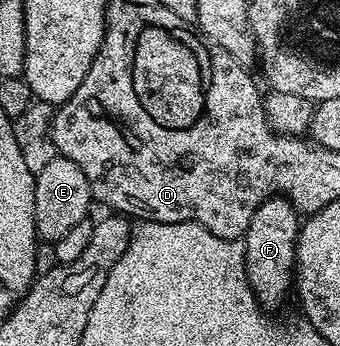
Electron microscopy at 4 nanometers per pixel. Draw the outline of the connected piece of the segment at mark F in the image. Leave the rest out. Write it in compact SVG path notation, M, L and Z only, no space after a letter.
M277 196L267 198L258 208L258 212L254 212L254 220L250 220L248 231L243 236L244 263L248 279L252 285L252 291L256 293L257 300L265 308L271 308L279 298L286 297L293 289L296 268L296 235L299 234L301 225L301 215L296 213L296 209L289 204L287 198Z

